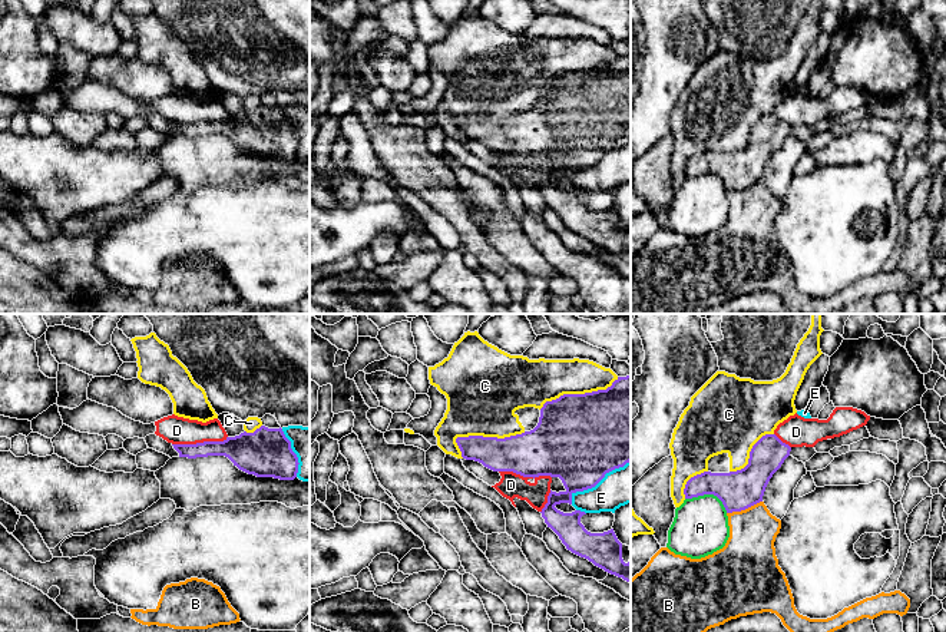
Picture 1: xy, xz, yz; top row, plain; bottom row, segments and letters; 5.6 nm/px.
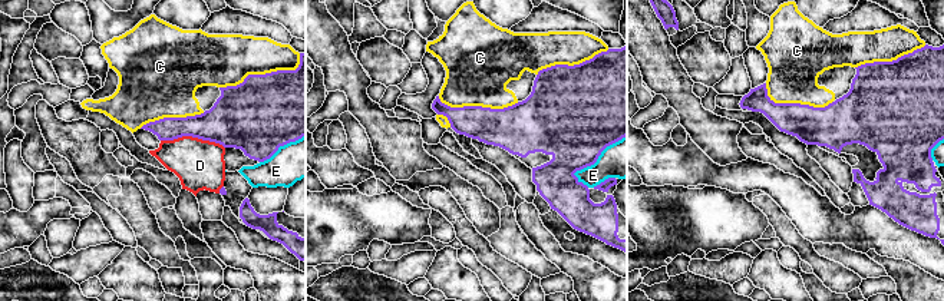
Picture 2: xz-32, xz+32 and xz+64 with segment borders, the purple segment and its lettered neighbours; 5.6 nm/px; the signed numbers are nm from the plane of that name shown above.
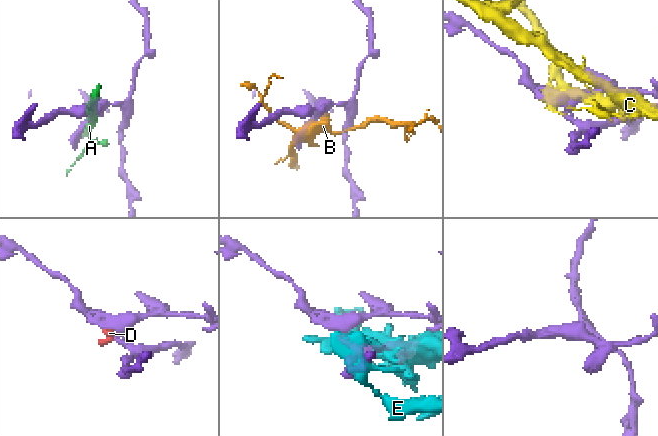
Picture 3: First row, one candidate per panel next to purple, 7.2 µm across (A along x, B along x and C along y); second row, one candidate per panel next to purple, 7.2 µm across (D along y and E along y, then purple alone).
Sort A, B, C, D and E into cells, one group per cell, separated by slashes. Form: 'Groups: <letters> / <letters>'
Groups: A / B / C / D / E

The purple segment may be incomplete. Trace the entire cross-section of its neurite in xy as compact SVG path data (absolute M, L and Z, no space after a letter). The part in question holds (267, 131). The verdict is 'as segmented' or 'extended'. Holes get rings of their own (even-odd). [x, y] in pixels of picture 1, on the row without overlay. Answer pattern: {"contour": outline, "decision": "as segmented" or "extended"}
{"contour": "M261 105L254 112L241 112L224 120L196 123L172 123L179 136L196 138L225 135L239 149L257 156L294 159L298 152L298 136L282 107Z", "decision": "as segmented"}

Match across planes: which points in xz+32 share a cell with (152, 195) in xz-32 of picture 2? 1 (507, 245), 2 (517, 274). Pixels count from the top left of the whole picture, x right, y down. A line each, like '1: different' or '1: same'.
1: same
2: different

